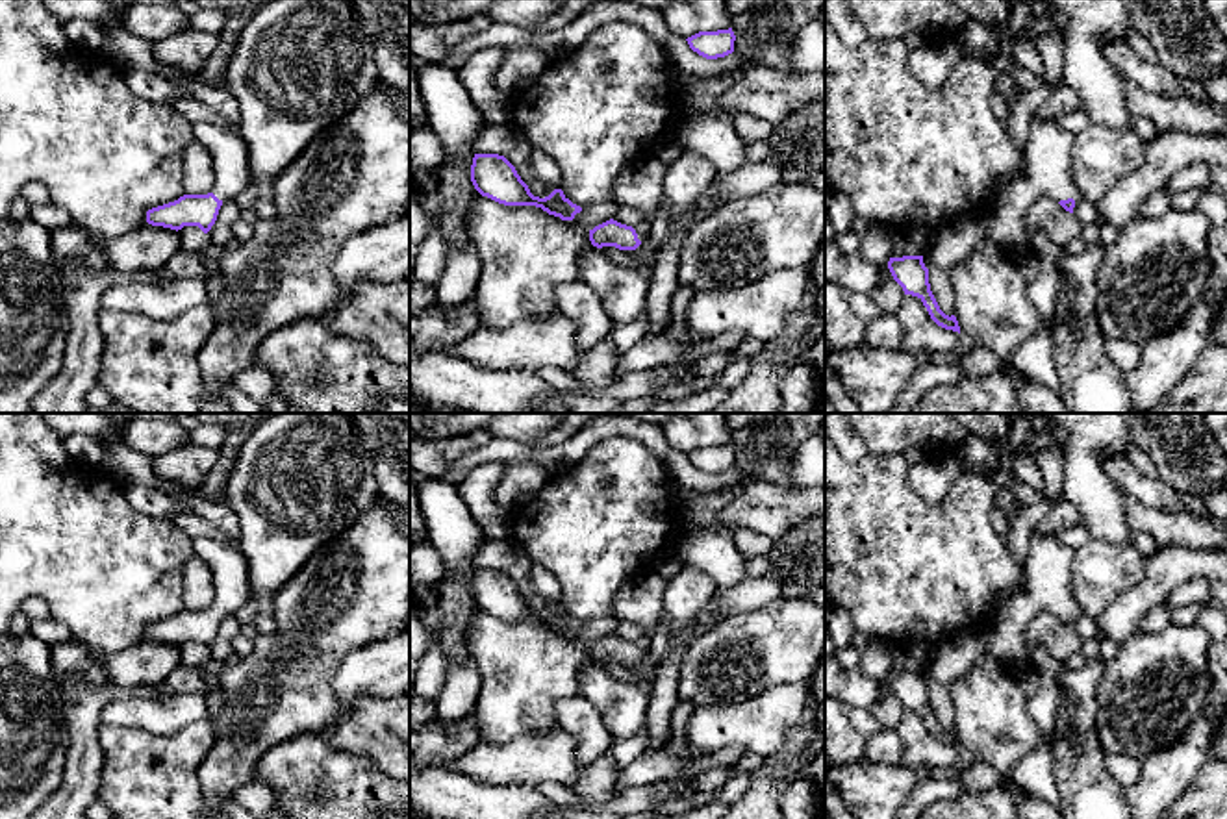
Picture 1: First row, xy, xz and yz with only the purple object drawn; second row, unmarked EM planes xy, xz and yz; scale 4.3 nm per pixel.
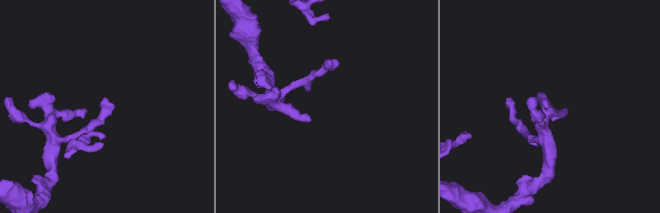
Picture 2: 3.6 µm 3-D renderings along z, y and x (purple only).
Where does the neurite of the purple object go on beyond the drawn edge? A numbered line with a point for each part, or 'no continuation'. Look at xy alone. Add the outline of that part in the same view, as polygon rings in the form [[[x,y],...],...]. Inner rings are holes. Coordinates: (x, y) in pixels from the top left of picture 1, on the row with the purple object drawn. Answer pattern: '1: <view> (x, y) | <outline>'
1: xy (228, 151) | [[[196,122],[193,132],[195,139],[209,150],[213,159],[213,195],[222,202],[234,202],[252,182],[247,141],[239,132],[211,122]]]

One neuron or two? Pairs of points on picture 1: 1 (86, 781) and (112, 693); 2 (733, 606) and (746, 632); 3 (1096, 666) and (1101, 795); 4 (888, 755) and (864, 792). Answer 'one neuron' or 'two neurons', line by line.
1: one neuron
2: two neurons
3: one neuron
4: two neurons

